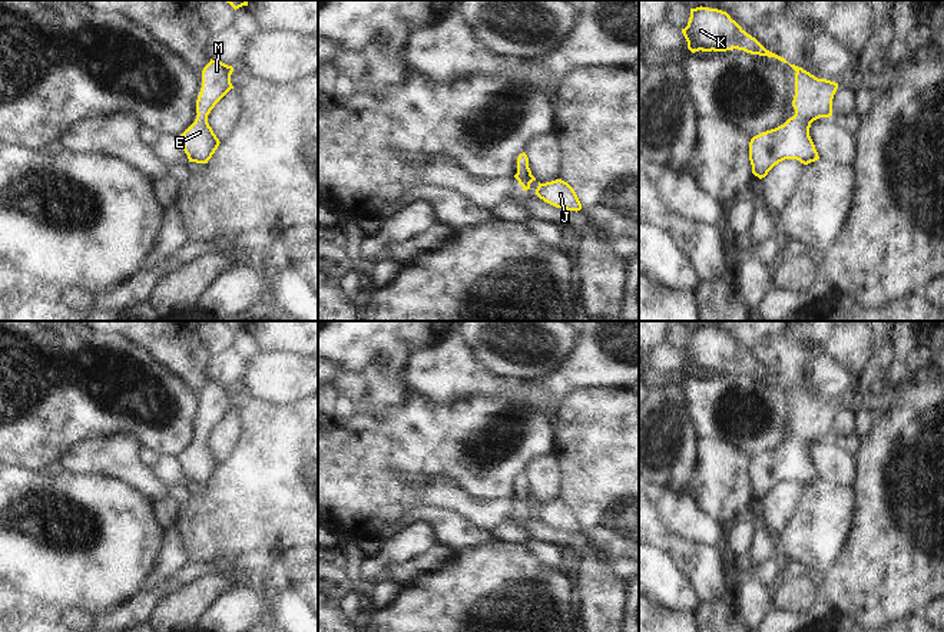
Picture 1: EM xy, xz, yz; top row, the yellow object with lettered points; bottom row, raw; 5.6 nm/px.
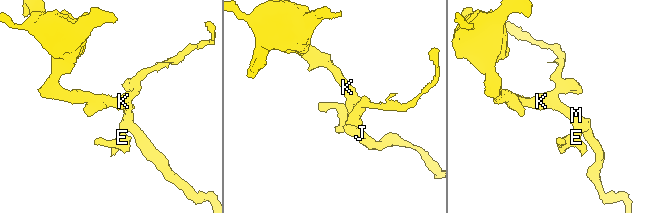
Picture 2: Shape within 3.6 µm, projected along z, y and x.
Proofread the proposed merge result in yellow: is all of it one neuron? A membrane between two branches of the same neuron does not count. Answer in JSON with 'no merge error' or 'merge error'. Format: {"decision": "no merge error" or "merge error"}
{"decision": "no merge error"}

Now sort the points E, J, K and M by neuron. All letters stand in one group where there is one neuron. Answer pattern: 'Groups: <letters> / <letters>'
Groups: E J K M

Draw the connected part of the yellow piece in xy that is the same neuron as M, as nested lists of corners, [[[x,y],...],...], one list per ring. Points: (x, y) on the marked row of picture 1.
[[[212,59],[202,70],[202,87],[196,100],[196,119],[179,136],[189,162],[208,163],[221,143],[208,123],[208,115],[233,89],[231,83],[232,72],[232,66]]]

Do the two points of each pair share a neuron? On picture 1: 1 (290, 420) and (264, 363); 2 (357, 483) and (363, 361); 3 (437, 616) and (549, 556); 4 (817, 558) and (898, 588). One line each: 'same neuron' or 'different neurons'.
1: different neurons
2: different neurons
3: different neurons
4: different neurons

